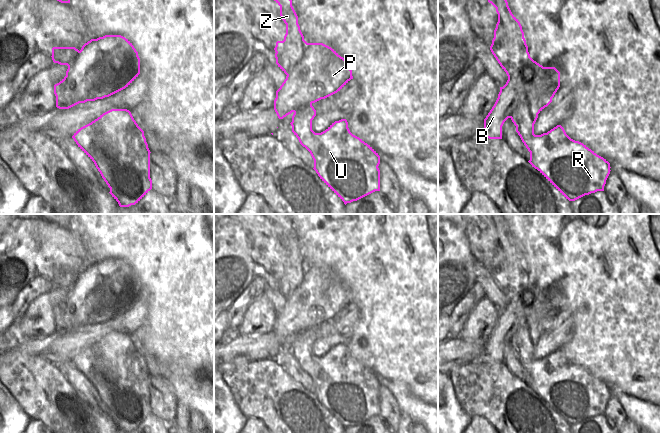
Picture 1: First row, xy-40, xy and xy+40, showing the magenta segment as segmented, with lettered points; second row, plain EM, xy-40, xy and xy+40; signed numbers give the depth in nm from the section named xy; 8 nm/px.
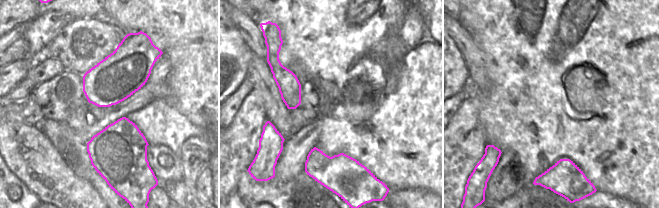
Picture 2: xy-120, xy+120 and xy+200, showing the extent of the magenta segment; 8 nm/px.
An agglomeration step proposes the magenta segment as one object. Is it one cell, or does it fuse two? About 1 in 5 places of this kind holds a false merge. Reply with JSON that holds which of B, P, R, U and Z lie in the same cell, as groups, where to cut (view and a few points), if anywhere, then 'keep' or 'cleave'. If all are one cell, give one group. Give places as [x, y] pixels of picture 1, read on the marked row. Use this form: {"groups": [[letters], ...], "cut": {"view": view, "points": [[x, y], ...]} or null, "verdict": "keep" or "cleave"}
{"groups": [["B", "P"], ["R", "U", "Z"]], "cut": {"view": "xy+40", "points": [[554, 92], [529, 89], [524, 100], [509, 117]]}, "verdict": "cleave"}

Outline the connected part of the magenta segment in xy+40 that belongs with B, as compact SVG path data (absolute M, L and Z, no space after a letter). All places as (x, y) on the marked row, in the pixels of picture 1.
M532 58L530 62L503 87L484 119L482 134L477 137L502 139L502 126L514 110L524 101L529 89L545 89L556 93L560 87L560 72L555 67L543 67Z

